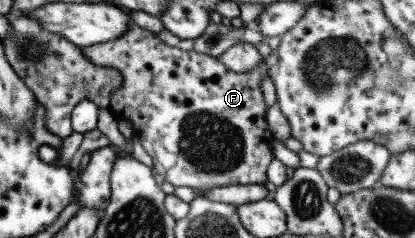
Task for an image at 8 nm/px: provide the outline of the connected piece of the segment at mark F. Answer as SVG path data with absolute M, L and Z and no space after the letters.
M128 22L120 36L104 43L80 46L80 51L92 65L114 67L120 73L122 82L108 96L107 108L129 123L143 151L150 157L154 172L174 188L210 190L230 185L265 184L265 172L273 159L273 137L264 119L267 108L260 90L262 81L269 77L263 58L248 71L228 71L214 57L166 45L155 33L134 22Z

